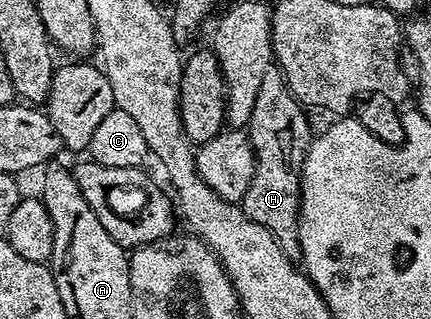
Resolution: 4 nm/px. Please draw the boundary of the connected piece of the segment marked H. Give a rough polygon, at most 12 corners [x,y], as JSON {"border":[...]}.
{"border":[[265,69],[245,128],[255,172],[241,206],[302,260],[300,168],[308,112]]}

